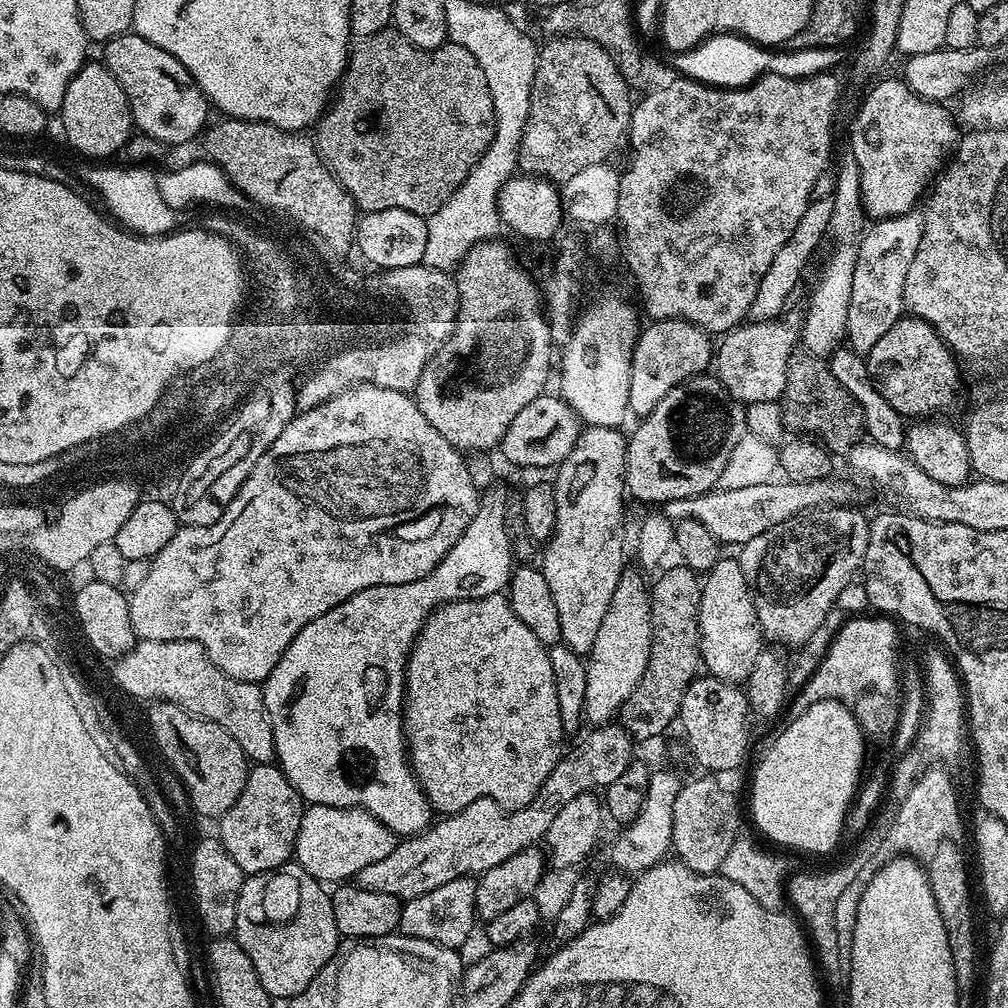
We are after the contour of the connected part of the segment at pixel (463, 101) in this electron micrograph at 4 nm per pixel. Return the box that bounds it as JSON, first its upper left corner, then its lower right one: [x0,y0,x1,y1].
[314,26,496,218]

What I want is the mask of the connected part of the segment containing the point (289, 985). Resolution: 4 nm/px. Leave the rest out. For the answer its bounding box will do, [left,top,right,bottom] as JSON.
[234,862,342,1001]

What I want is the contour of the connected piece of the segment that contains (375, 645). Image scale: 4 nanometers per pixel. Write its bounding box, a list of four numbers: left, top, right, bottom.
[263,486,514,838]

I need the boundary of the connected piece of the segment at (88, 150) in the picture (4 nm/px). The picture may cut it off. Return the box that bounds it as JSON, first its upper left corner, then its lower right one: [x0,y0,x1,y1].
[58,62,134,156]

